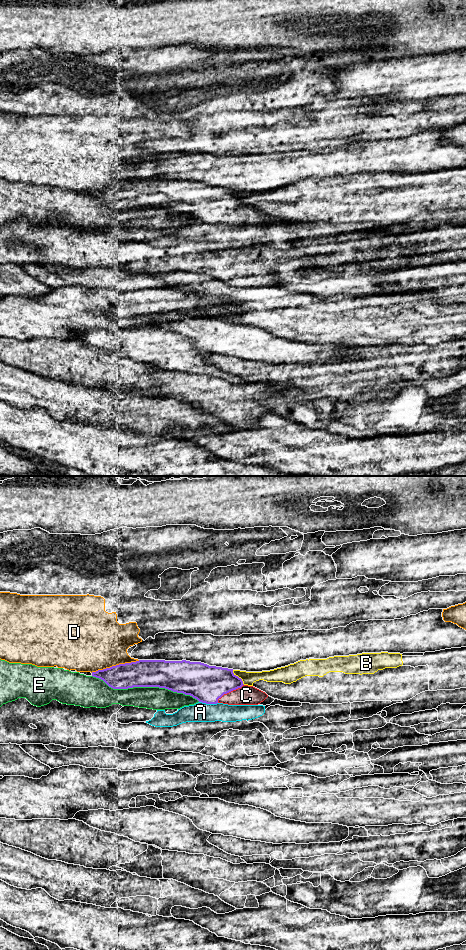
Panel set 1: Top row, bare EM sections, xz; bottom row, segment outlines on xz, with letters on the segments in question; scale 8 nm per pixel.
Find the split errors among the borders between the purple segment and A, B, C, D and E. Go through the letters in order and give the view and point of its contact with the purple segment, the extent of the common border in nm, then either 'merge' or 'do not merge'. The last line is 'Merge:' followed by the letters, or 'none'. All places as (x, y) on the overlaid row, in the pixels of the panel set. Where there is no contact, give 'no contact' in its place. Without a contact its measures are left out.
A: meets purple in xz at (208, 703); contact 150 nm long; do not merge
B: meets purple in xz at (238, 677); contact 160 nm long; do not merge
C: meets purple in xz at (229, 691); contact 260 nm long; merge
D: meets purple in xz at (116, 665); contact 400 nm long; do not merge
E: meets purple in xz at (146, 686); contact 900 nm long; do not merge
Merge: C

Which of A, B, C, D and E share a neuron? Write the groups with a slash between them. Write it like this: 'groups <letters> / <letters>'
groups A / B / C / D / E

